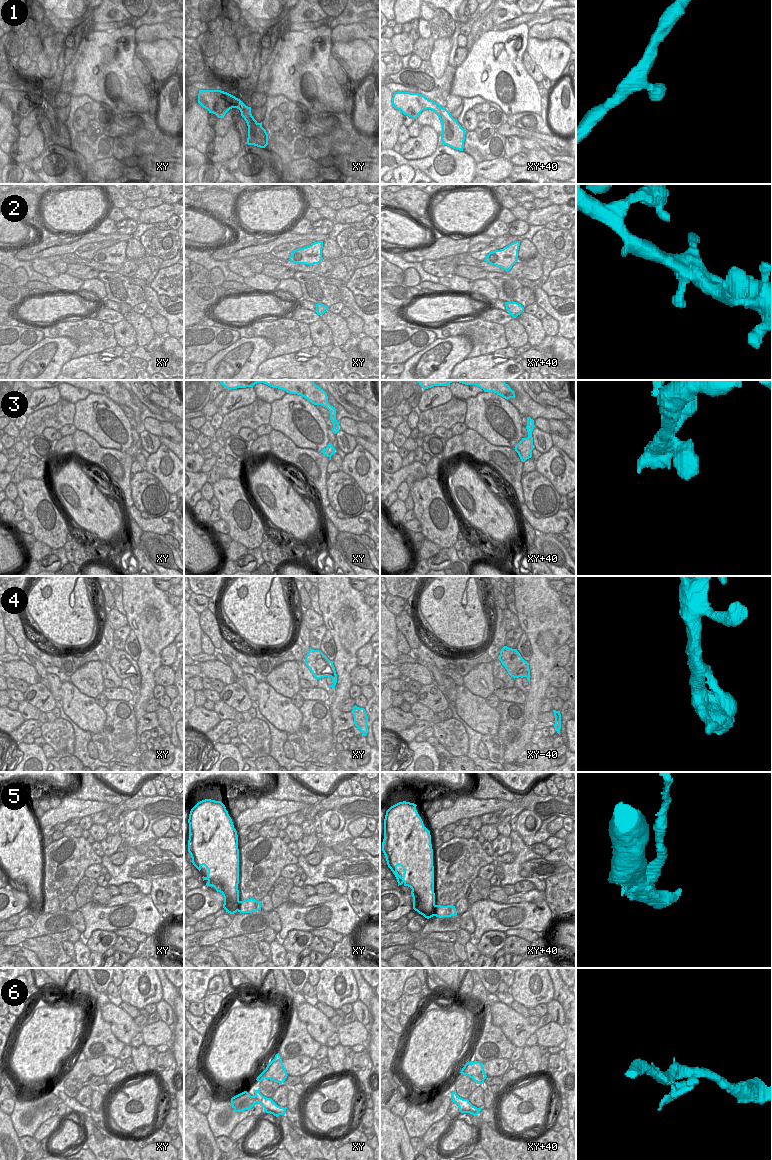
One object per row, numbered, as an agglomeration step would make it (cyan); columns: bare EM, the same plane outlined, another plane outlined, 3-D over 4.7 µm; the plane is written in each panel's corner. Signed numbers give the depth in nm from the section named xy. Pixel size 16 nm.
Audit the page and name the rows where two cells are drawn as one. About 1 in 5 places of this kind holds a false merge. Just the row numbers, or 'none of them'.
5

